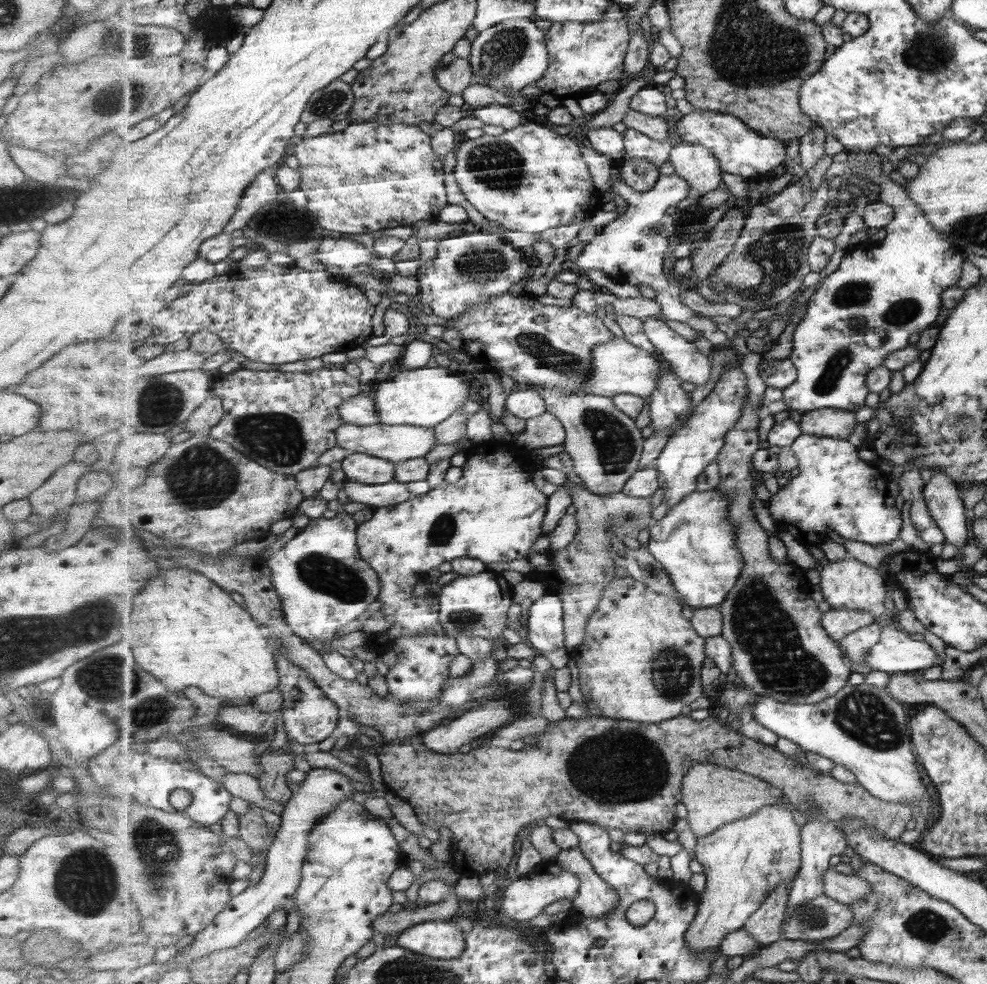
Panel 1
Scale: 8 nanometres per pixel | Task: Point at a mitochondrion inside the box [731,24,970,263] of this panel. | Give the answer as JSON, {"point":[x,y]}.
{"point":[930,53]}

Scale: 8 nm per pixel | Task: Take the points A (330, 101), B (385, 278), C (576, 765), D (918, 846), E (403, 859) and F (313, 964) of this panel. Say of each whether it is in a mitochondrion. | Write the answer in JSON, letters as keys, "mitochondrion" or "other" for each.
{"A":"mitochondrion","B":"other","C":"mitochondrion","D":"other","E":"other","F":"other"}

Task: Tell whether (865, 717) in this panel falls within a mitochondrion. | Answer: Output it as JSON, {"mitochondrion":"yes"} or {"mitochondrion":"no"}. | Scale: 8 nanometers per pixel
{"mitochondrion":"yes"}

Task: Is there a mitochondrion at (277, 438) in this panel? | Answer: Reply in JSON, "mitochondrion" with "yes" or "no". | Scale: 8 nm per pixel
{"mitochondrion":"yes"}

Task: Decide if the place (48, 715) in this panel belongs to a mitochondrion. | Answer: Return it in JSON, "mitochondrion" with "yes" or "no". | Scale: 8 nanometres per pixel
{"mitochondrion":"no"}

